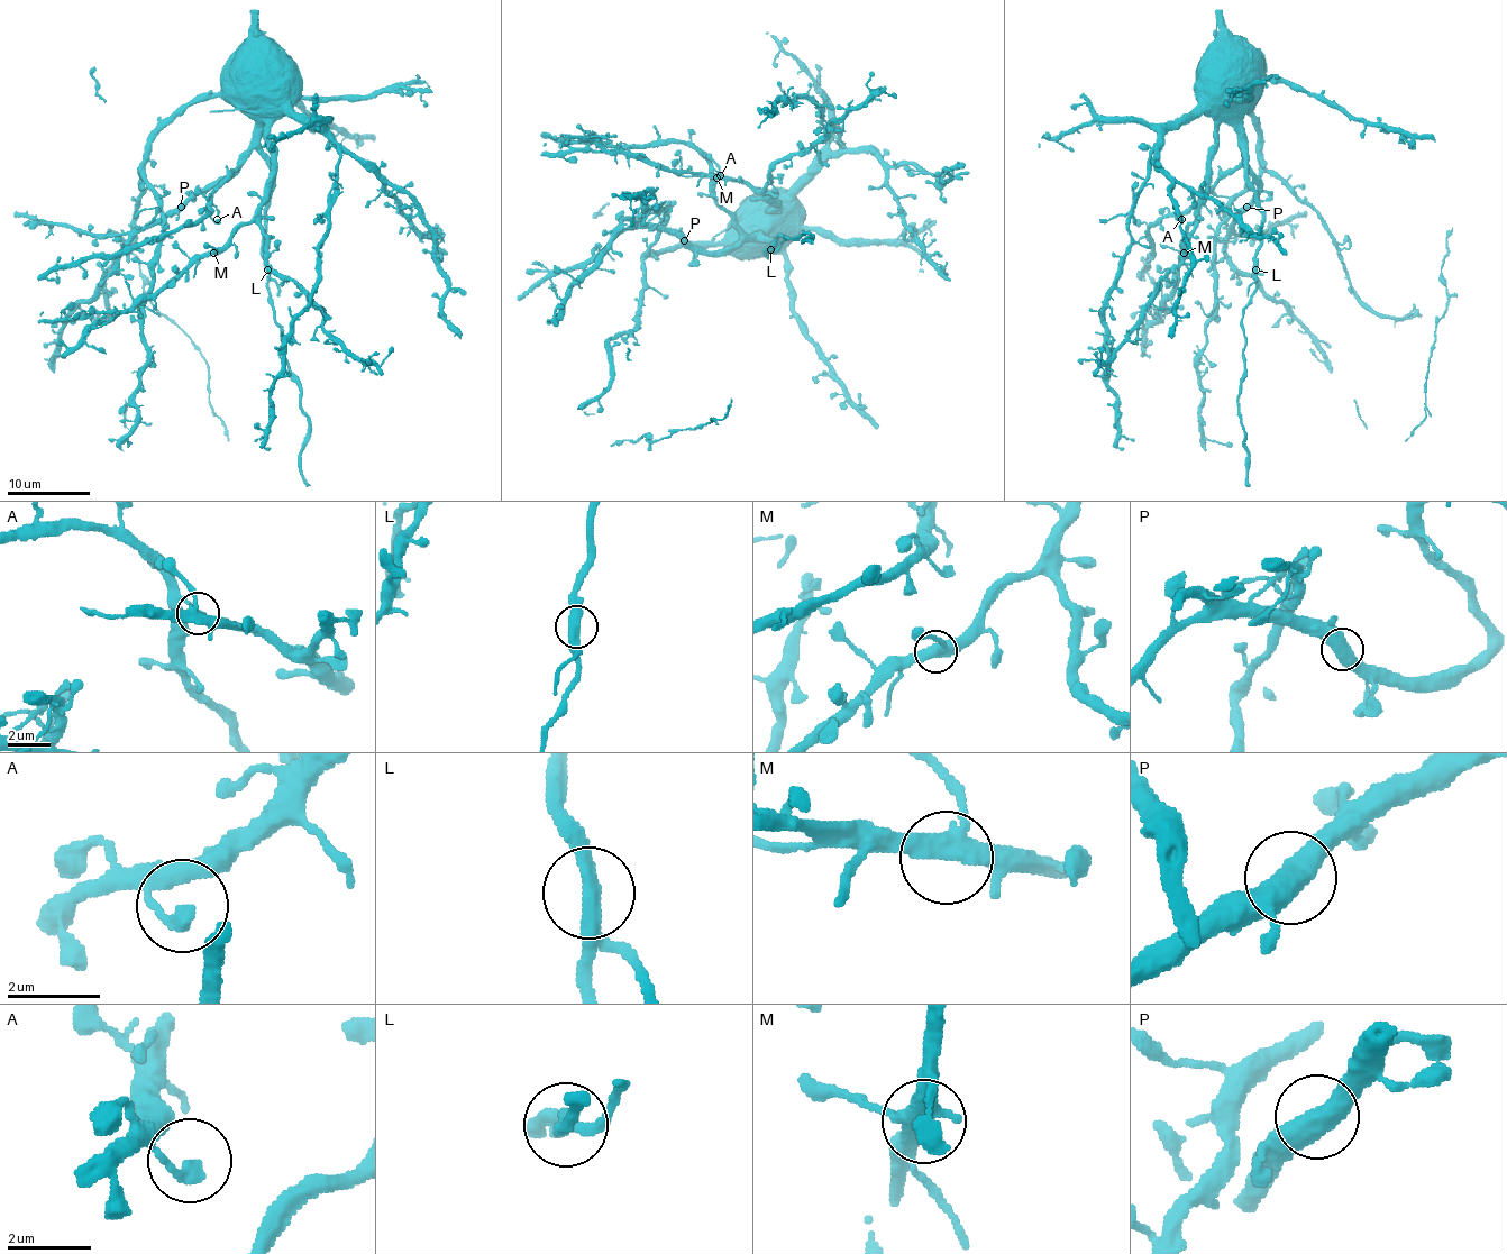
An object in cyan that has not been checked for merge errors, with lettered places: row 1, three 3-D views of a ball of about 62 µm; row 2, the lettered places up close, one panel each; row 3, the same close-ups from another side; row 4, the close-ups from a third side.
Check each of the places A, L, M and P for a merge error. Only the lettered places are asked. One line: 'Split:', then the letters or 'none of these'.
Split: L

